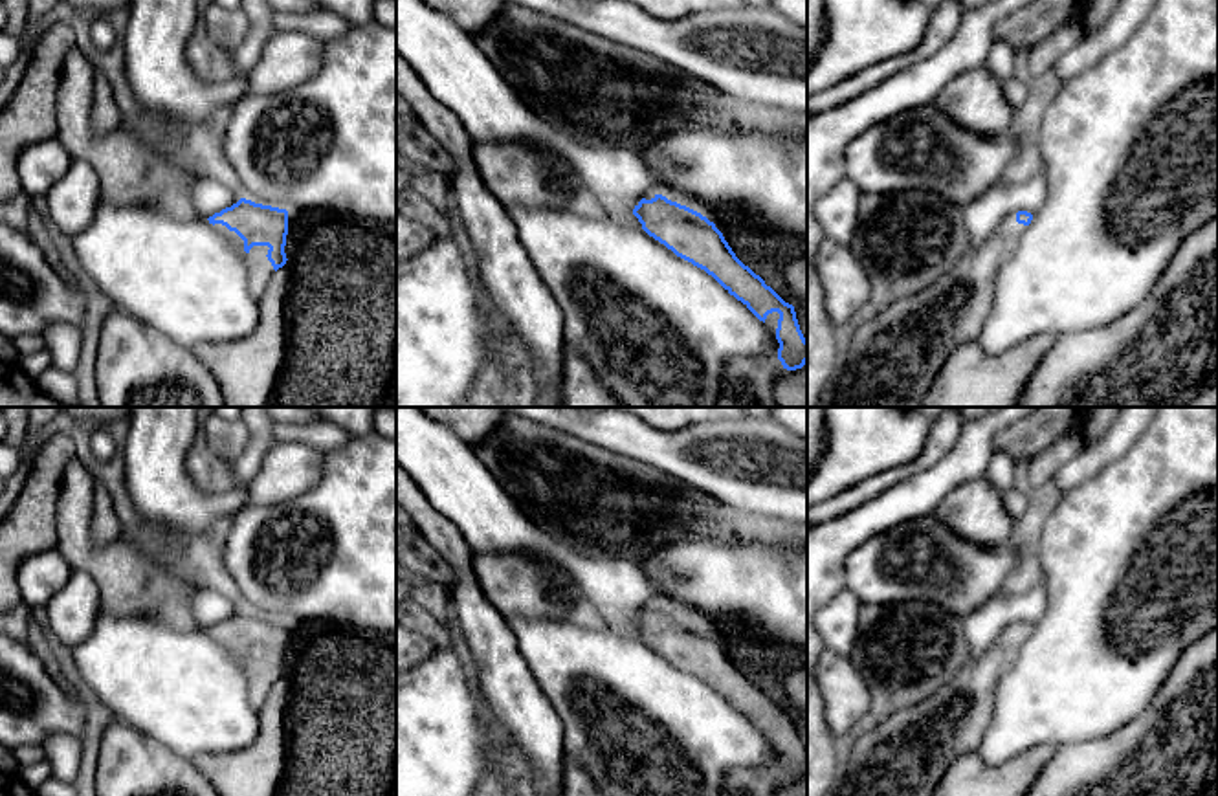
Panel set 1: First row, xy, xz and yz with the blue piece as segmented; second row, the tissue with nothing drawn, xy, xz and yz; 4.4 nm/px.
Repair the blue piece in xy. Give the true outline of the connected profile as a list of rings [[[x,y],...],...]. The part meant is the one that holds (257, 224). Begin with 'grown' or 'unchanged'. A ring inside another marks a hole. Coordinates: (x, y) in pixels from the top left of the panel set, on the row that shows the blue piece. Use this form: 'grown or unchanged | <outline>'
grown | [[[240,198],[207,220],[244,257],[249,293],[260,299],[271,275],[288,260],[288,211]]]

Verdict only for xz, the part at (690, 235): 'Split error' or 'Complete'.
Split error

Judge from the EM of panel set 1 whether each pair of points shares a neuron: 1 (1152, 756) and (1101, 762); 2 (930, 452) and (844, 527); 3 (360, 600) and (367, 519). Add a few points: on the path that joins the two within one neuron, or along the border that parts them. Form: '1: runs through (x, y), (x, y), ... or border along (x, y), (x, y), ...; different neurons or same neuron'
1: runs through (1140, 762), (1114, 762); same neuron
2: border along (921, 474), (896, 483), (844, 514); different neurons
3: runs through (360, 580), (360, 552), (367, 540); same neuron

